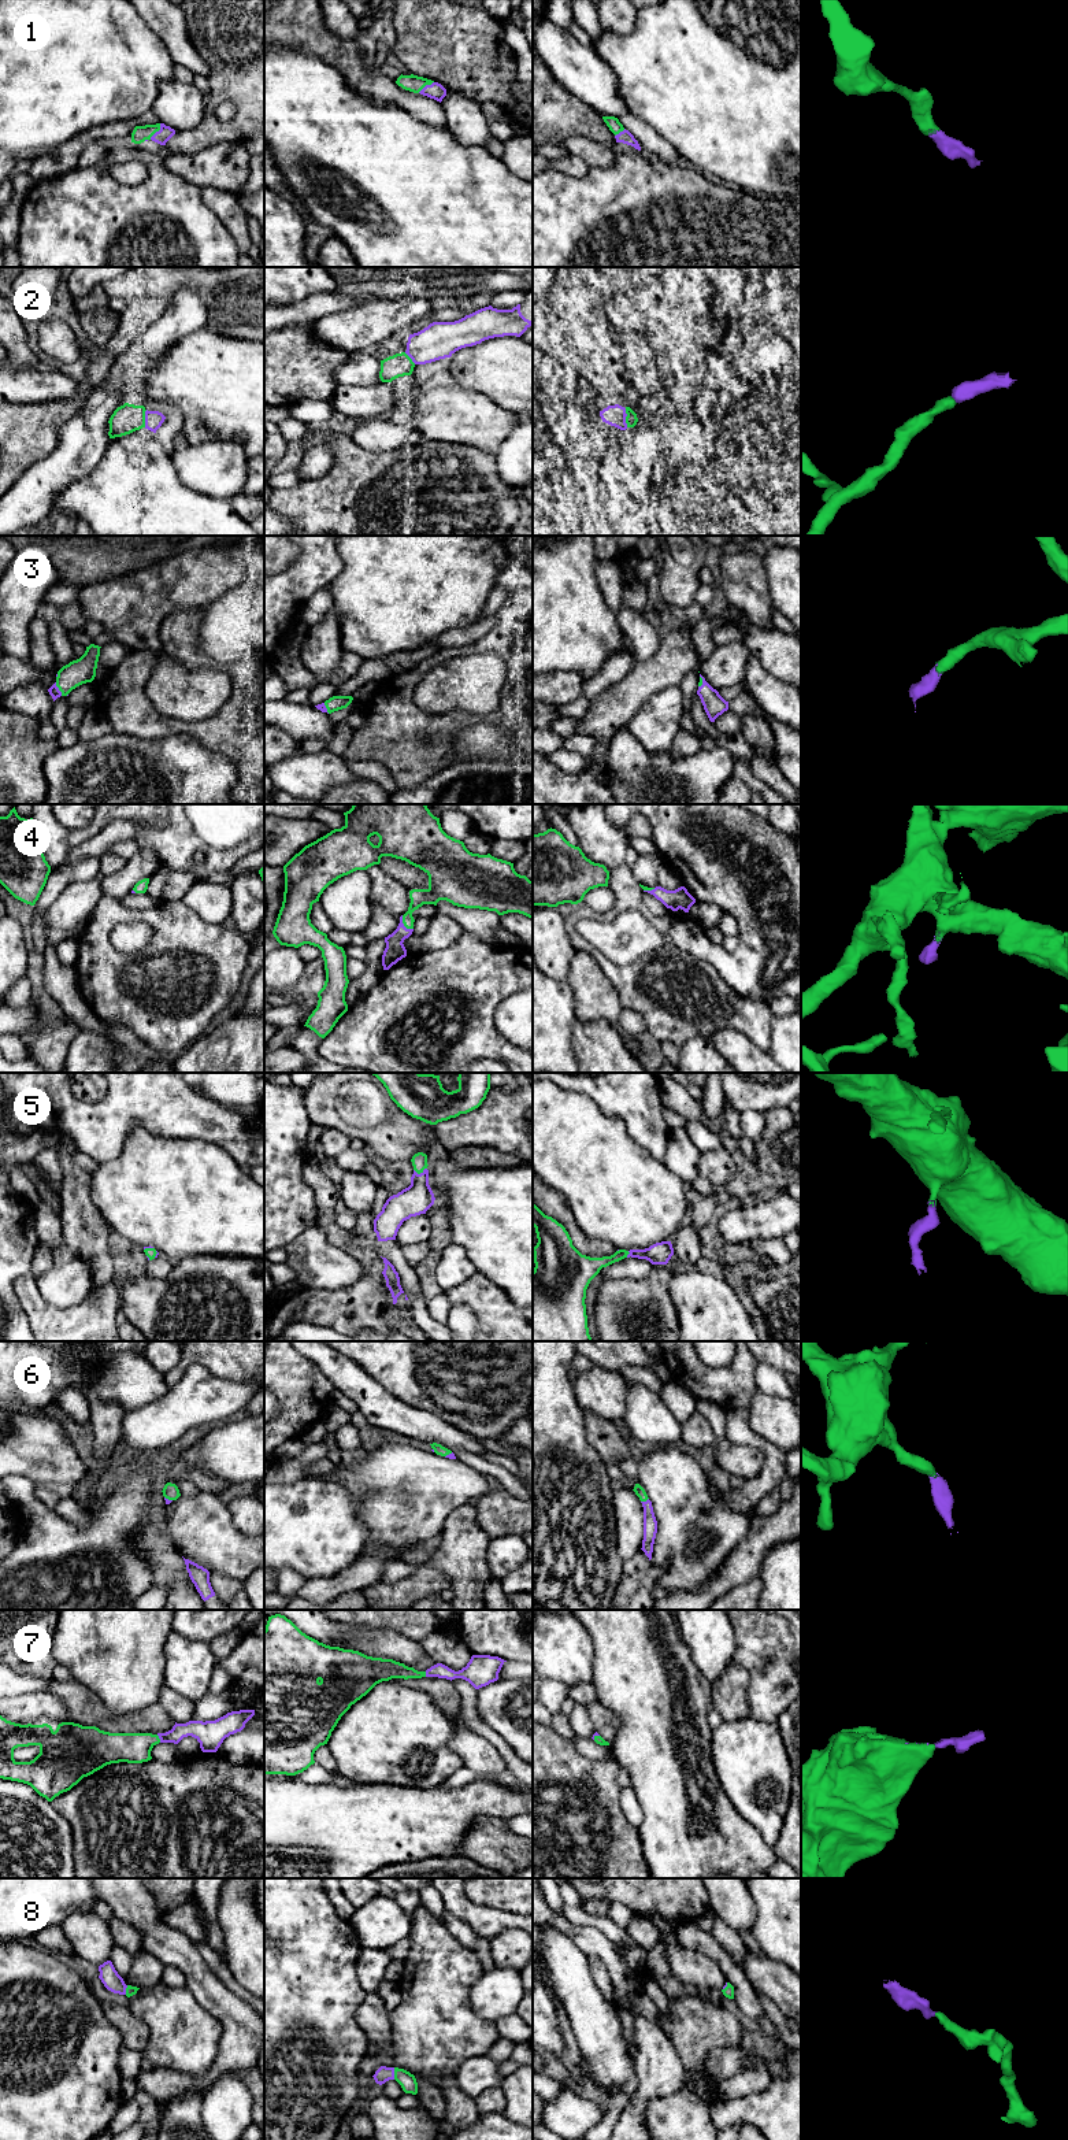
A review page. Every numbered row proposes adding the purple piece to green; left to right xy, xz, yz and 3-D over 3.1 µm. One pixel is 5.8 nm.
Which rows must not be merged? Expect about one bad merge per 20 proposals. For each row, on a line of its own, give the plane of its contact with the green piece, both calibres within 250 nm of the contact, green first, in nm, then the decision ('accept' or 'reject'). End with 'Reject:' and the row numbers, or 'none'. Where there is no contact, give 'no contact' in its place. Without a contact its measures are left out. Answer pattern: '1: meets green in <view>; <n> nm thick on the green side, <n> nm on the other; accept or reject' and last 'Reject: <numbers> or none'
1: meets green in xy; 90 nm thick on the green side, 80 nm on the other; accept
2: meets green in yz; 70 nm thick on the green side, 130 nm on the other; accept
3: meets green in xy; 150 nm thick on the green side, 70 nm on the other; accept
4: meets green in xz; 100 nm thick on the green side, 120 nm on the other; accept
5: meets green in xz; 100 nm thick on the green side, 180 nm on the other; accept
6: meets green in yz; 60 nm thick on the green side, 80 nm on the other; accept
7: meets green in xy; 180 nm thick on the green side, 110 nm on the other; accept
8: meets green in xz; 100 nm thick on the green side, 90 nm on the other; accept
Reject: none

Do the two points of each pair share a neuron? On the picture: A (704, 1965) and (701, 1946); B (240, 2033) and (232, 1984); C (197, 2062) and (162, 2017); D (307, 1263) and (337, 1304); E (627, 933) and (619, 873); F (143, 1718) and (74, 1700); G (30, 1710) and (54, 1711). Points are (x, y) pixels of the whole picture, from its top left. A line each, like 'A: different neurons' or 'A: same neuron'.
A: different neurons
B: different neurons
C: same neuron
D: different neurons
E: different neurons
F: same neuron
G: same neuron

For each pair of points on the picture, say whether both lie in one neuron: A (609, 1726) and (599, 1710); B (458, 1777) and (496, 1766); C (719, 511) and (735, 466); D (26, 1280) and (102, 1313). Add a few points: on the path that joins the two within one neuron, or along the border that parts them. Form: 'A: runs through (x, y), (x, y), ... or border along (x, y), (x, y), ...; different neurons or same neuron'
A: runs through (605, 1722), (599, 1714); same neuron
B: border along (464, 1765), (478, 1776); different neurons
C: border along (709, 461), (722, 482), (749, 511); different neurons
D: runs through (36, 1302), (51, 1317), (80, 1317); same neuron

